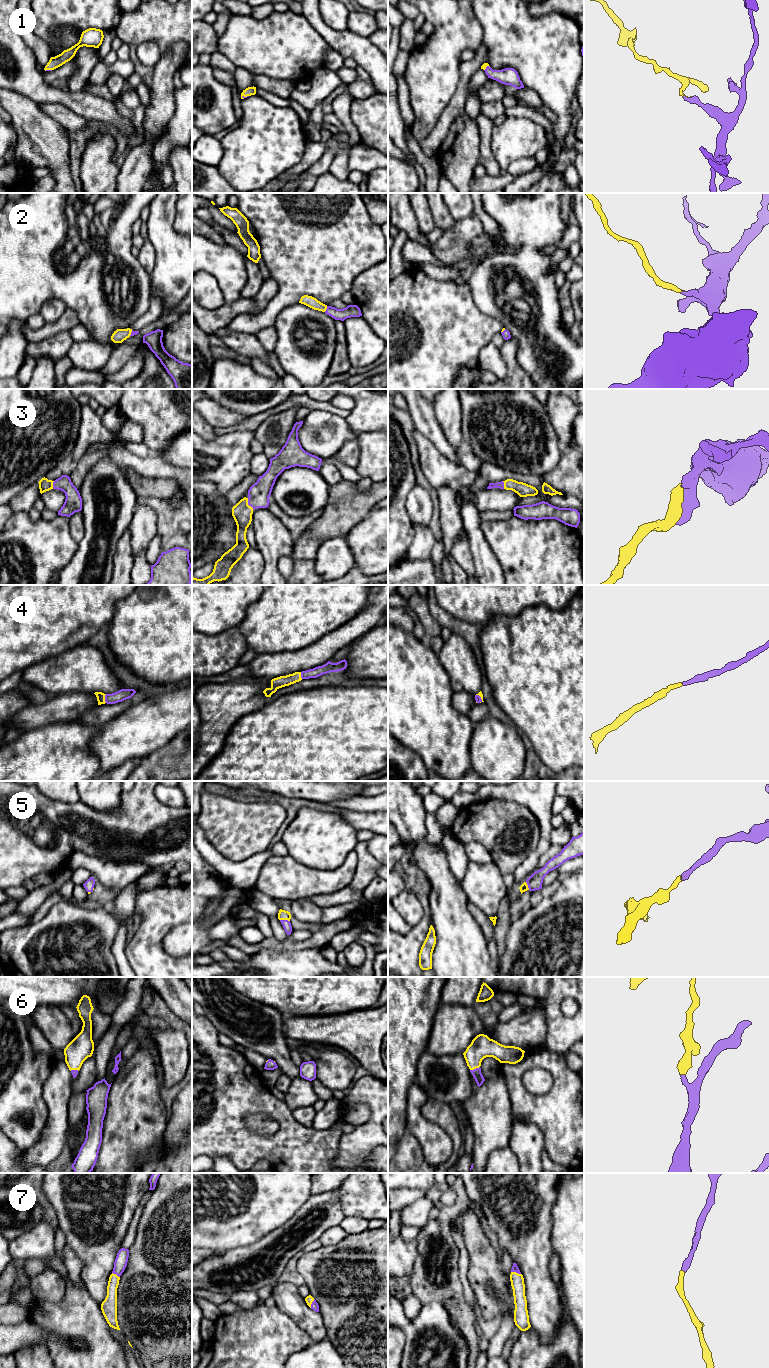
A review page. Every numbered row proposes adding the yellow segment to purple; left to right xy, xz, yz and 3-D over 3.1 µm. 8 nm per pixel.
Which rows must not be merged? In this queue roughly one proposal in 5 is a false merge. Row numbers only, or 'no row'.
no row

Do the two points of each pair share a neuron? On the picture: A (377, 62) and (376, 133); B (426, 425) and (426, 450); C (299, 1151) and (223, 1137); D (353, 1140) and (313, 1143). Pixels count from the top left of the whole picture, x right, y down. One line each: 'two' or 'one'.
A: two
B: two
C: one
D: two

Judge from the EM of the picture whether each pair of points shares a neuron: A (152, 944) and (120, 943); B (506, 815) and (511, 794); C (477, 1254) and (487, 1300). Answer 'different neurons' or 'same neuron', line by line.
A: different neurons
B: different neurons
C: same neuron

